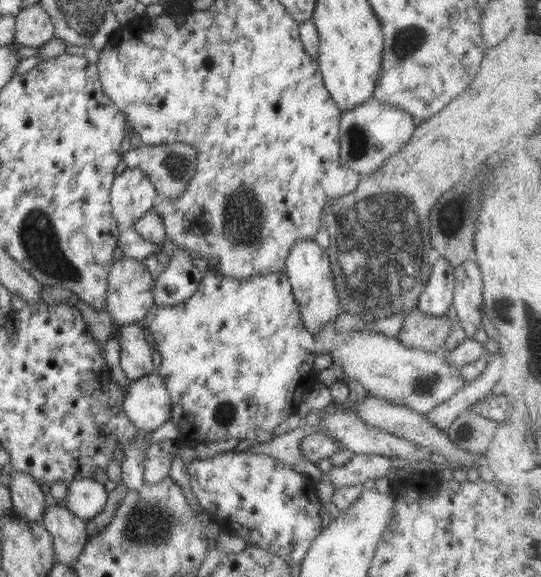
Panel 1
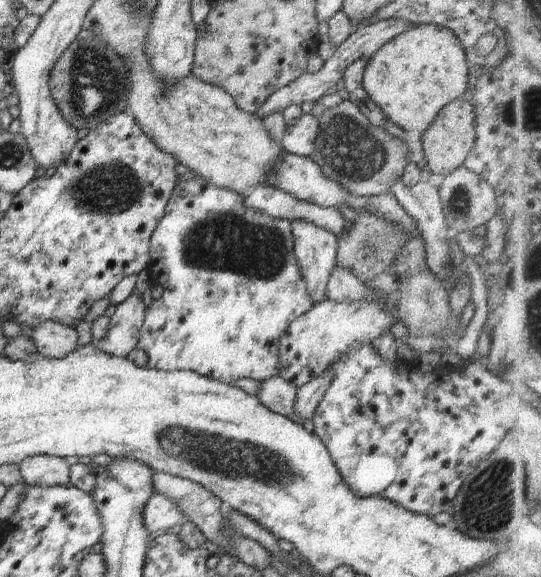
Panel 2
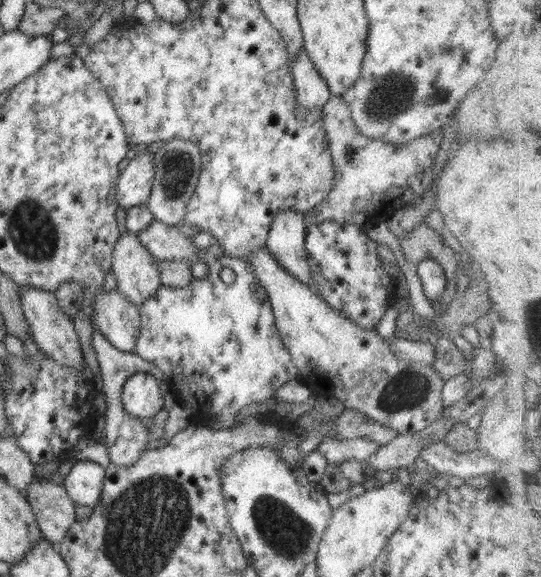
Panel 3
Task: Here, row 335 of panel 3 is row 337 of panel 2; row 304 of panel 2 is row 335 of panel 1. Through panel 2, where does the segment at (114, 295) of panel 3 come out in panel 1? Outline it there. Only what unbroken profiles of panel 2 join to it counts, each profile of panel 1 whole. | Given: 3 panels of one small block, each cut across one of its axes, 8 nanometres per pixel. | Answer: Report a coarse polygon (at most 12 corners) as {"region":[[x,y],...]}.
{"region":[[137,323],[121,326],[120,366],[131,382],[156,372]]}

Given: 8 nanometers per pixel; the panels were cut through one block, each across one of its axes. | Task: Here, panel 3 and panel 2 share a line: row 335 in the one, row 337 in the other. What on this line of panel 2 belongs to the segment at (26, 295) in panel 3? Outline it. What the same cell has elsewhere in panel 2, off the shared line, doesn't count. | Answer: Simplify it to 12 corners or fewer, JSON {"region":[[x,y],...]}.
{"region":[[57,321],[34,329],[39,356],[65,358],[77,347],[77,331]]}

